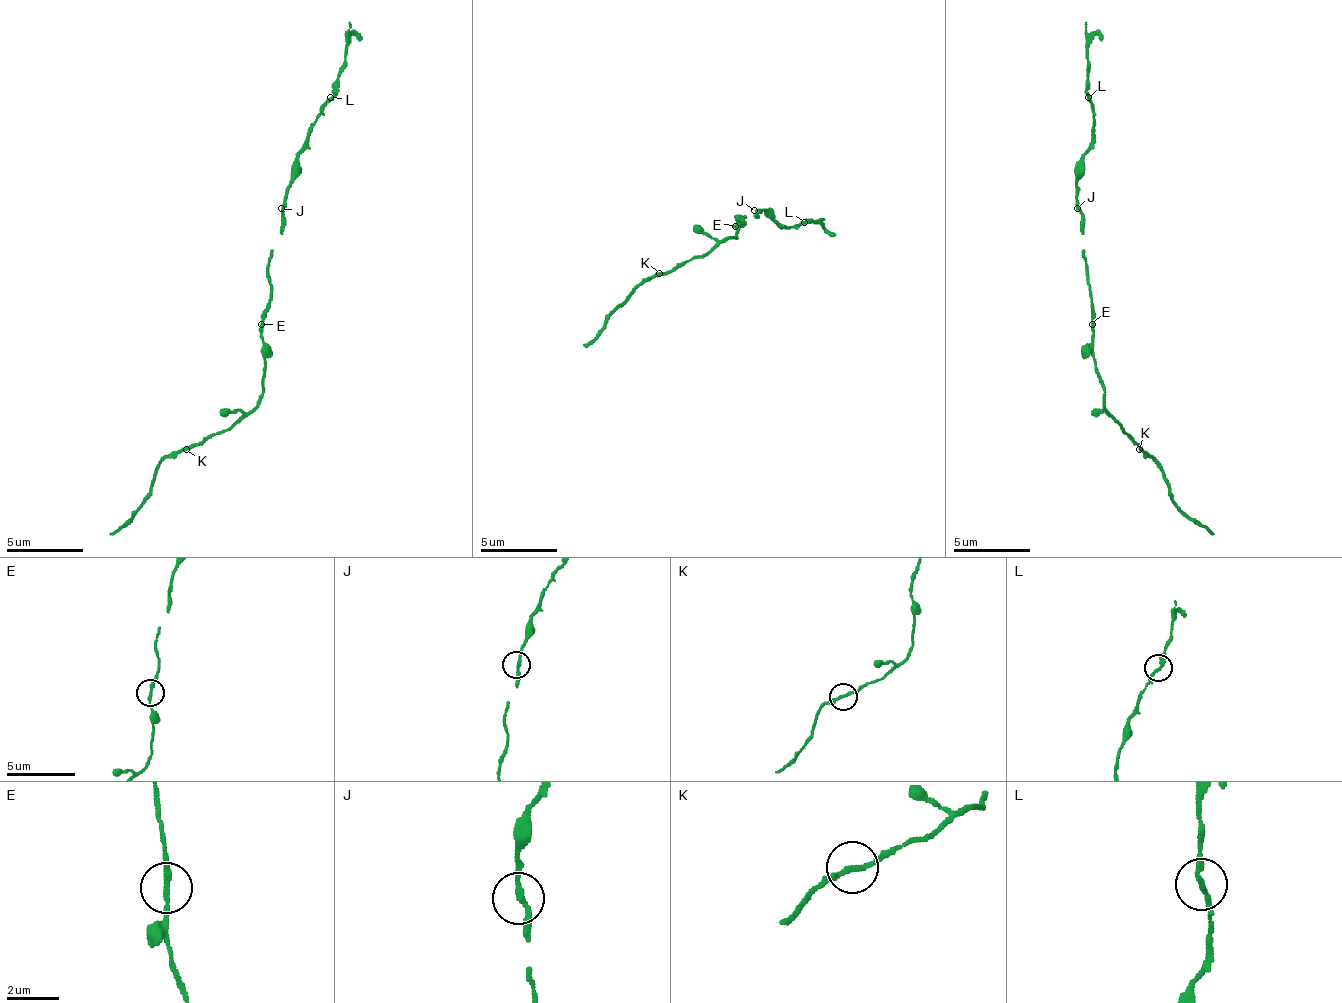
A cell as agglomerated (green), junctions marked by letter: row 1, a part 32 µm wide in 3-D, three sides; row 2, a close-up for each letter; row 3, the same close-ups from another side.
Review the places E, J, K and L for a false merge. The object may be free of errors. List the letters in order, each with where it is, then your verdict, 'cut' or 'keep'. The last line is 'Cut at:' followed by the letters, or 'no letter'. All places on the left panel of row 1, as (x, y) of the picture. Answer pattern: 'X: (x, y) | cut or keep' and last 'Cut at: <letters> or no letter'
E: (261, 324) | keep
J: (281, 208) | keep
K: (186, 449) | keep
L: (330, 97) | keep
Cut at: no letter

